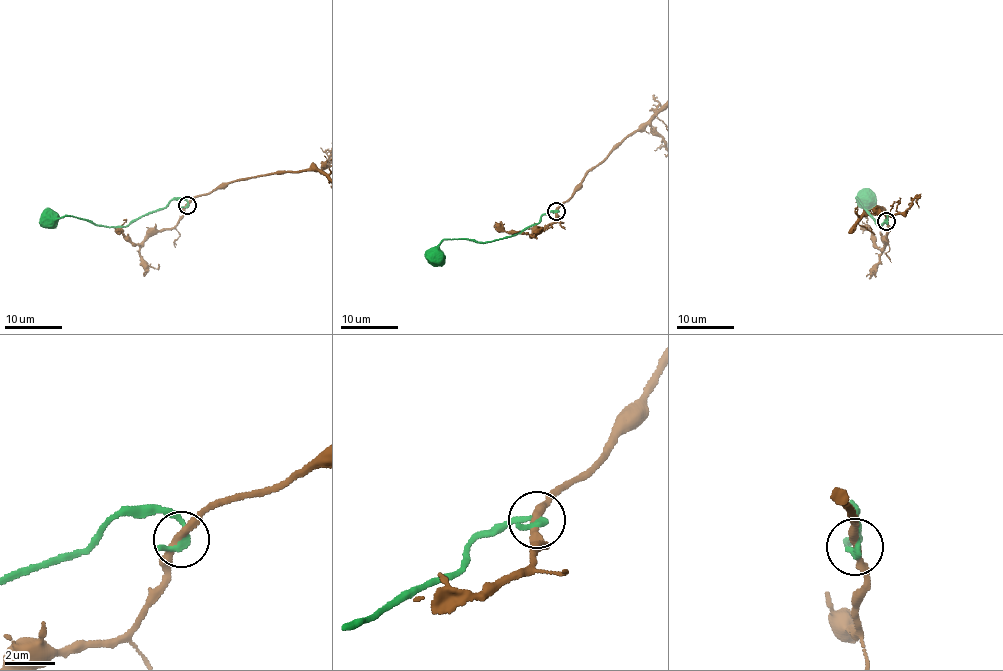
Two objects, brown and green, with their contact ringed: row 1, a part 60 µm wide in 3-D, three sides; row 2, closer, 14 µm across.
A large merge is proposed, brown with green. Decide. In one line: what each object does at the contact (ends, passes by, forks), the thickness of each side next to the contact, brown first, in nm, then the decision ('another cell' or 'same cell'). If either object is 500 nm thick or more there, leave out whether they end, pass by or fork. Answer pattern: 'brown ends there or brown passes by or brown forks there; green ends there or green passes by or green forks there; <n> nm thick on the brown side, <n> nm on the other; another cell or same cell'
brown passes by; green ends there; 280 nm thick on the brown side, 300 nm on the other; another cell

